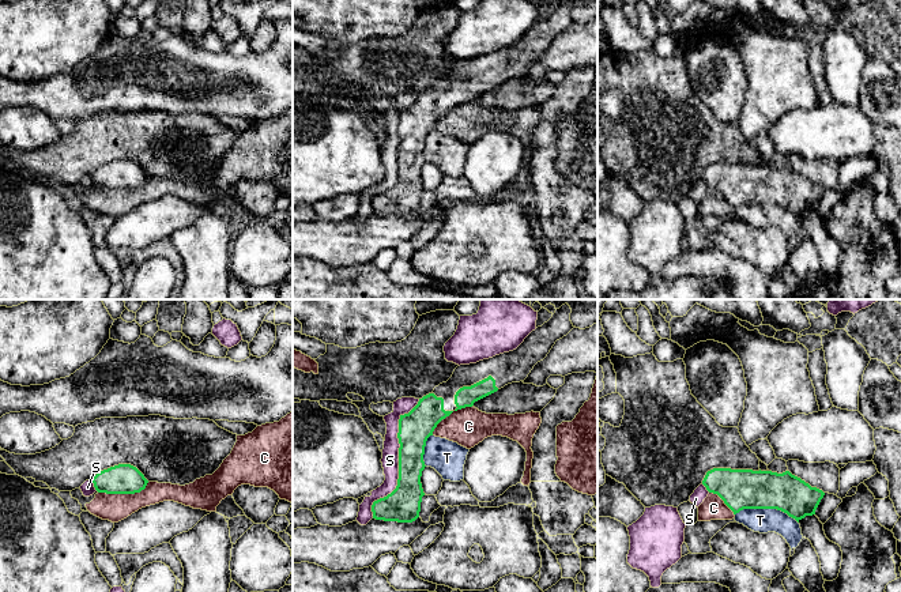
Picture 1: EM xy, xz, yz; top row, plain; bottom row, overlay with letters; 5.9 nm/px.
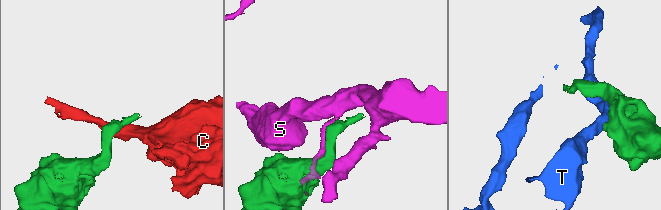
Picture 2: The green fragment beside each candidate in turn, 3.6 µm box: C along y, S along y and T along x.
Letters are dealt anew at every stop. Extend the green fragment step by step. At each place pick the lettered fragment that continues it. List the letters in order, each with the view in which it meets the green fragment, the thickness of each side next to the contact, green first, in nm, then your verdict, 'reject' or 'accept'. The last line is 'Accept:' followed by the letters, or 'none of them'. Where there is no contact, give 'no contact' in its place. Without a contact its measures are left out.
C: xy | 180/160 nm | reject
S: xz | 190/100 nm | reject
T: yz | 240/140 nm | reject
Accept: none of them

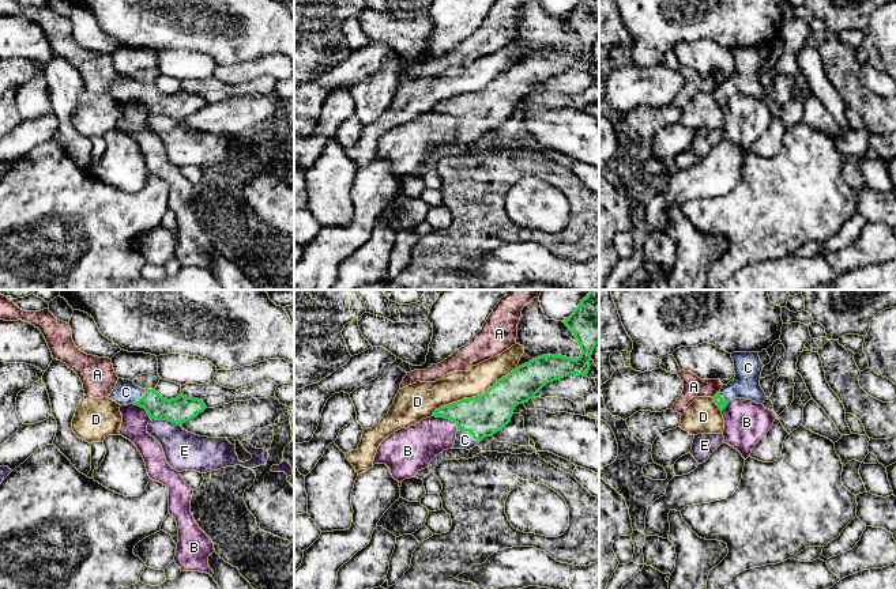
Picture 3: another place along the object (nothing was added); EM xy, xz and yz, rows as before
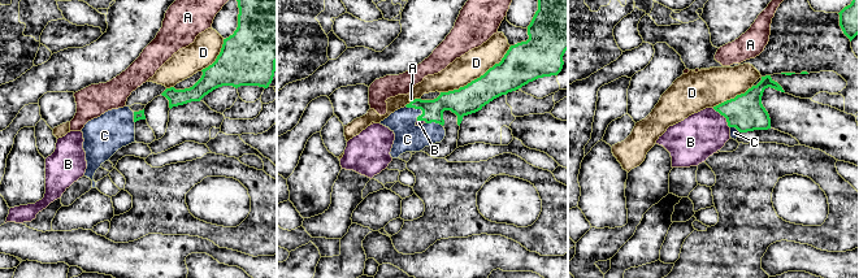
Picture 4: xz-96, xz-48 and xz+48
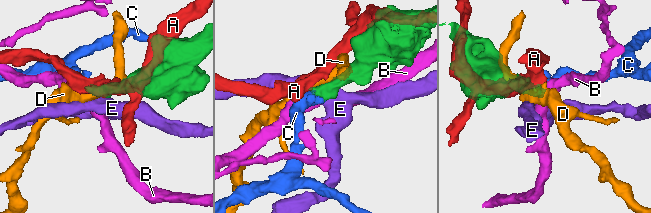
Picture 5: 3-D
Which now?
A: yz | 60/130 nm | reject
B: xz | 240/240 nm | reject
C: xz | 240/100 nm | accept
D: xz | 240/170 nm | reject
E: xy | 160/220 nm | reject
Accept: C

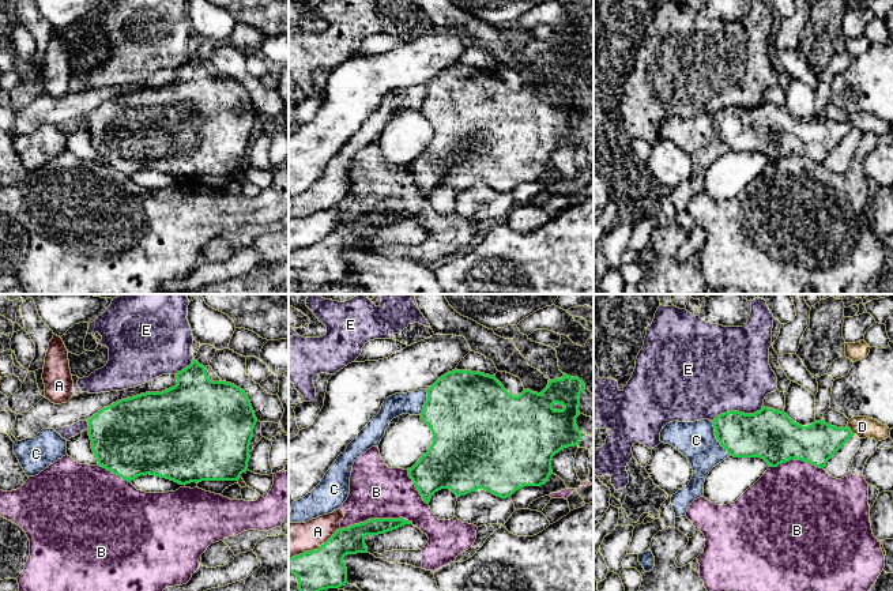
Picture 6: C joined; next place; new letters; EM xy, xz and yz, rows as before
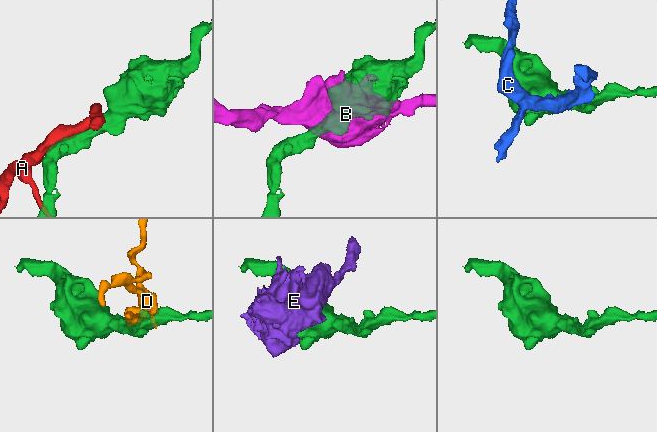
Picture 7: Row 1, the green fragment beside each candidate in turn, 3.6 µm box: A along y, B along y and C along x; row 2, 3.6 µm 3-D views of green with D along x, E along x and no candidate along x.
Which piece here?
A: xz | 240/190 nm | reject
B: xz | 160/320 nm | reject
C: yz | 260/220 nm | reject
D: yz | 240/120 nm | reject
E: yz | 300/460 nm | reject
Accept: none of them

